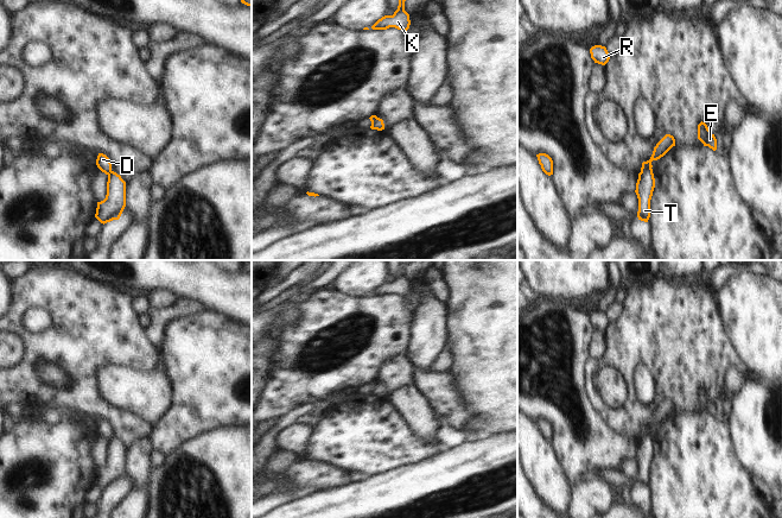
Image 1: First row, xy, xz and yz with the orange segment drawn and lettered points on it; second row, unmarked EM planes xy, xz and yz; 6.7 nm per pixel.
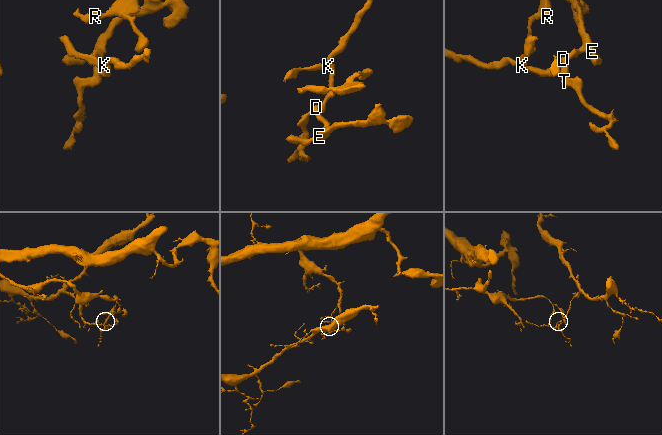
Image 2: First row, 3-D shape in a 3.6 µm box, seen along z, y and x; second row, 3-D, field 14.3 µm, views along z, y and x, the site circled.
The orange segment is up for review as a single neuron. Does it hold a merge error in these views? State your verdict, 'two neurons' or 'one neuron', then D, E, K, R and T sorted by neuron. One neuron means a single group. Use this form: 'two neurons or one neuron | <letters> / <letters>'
two neurons | D E R / K T

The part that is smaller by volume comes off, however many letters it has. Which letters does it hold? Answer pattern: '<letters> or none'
K, T

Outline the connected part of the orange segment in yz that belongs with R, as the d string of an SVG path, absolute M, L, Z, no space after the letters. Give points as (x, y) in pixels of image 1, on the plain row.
M595 311L590 315L590 320L591 320L591 324L595 327L595 329L605 331L609 326L610 326L610 321L606 316L605 312L602 311Z

